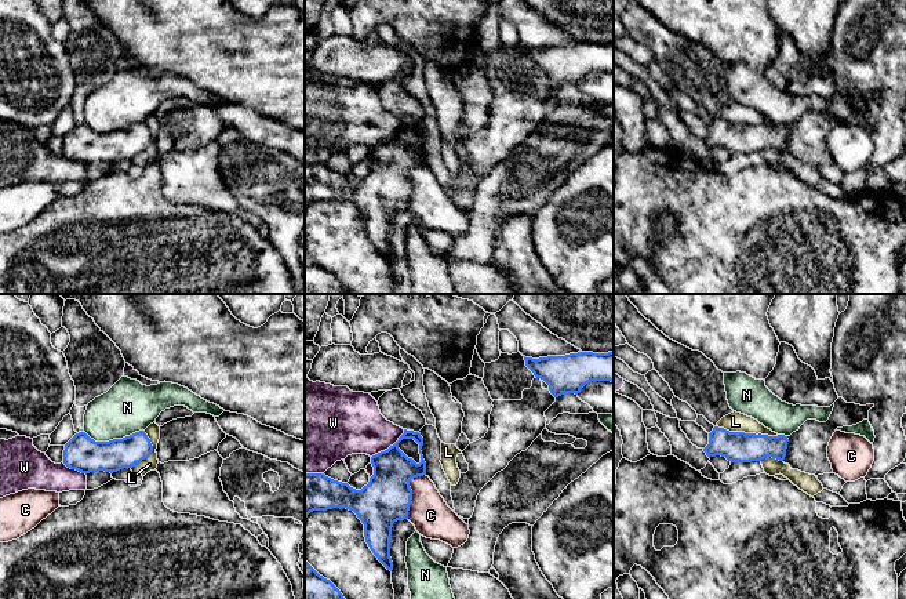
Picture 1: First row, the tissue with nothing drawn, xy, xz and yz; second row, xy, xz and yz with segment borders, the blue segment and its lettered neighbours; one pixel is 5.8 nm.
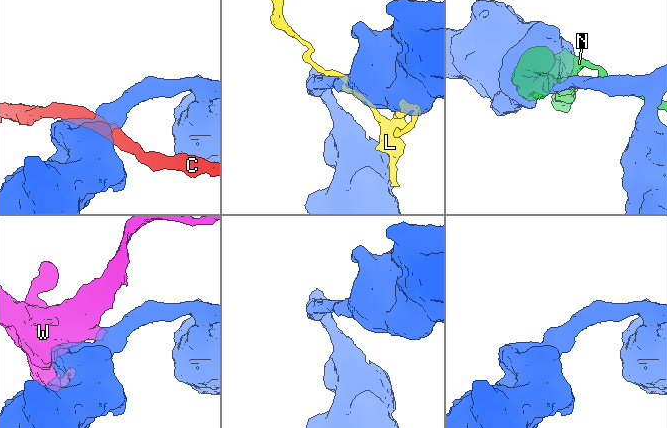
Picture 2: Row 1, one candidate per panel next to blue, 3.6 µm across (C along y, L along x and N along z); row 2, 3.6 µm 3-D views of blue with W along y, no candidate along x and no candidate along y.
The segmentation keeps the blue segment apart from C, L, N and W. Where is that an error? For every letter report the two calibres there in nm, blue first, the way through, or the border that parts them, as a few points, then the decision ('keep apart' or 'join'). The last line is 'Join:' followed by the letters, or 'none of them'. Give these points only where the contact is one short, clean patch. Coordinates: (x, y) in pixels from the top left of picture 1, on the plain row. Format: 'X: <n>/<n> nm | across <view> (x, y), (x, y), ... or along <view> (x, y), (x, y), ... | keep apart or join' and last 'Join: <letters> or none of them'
C: 280/240 nm | keep apart
L: 180/110 nm | keep apart
N: 200/300 nm | keep apart
W: 240/340 nm | keep apart
Join: none of them

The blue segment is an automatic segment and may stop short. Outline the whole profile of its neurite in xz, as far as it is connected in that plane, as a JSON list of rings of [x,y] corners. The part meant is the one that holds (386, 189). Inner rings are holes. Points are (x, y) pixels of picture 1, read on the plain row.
[[[404,120],[393,137],[371,148],[374,166],[361,181],[334,171],[324,164],[305,164],[305,210],[313,202],[332,199],[353,202],[364,215],[364,228],[370,240],[392,262],[393,214],[408,210],[412,190],[410,171],[426,166],[422,137],[423,128],[419,123]],[[403,130],[414,130],[419,135],[419,155],[399,139]]]

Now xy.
[[[145,121],[109,132],[95,132],[85,123],[79,123],[65,135],[63,155],[85,166],[98,161],[113,164],[135,157],[152,142]]]

